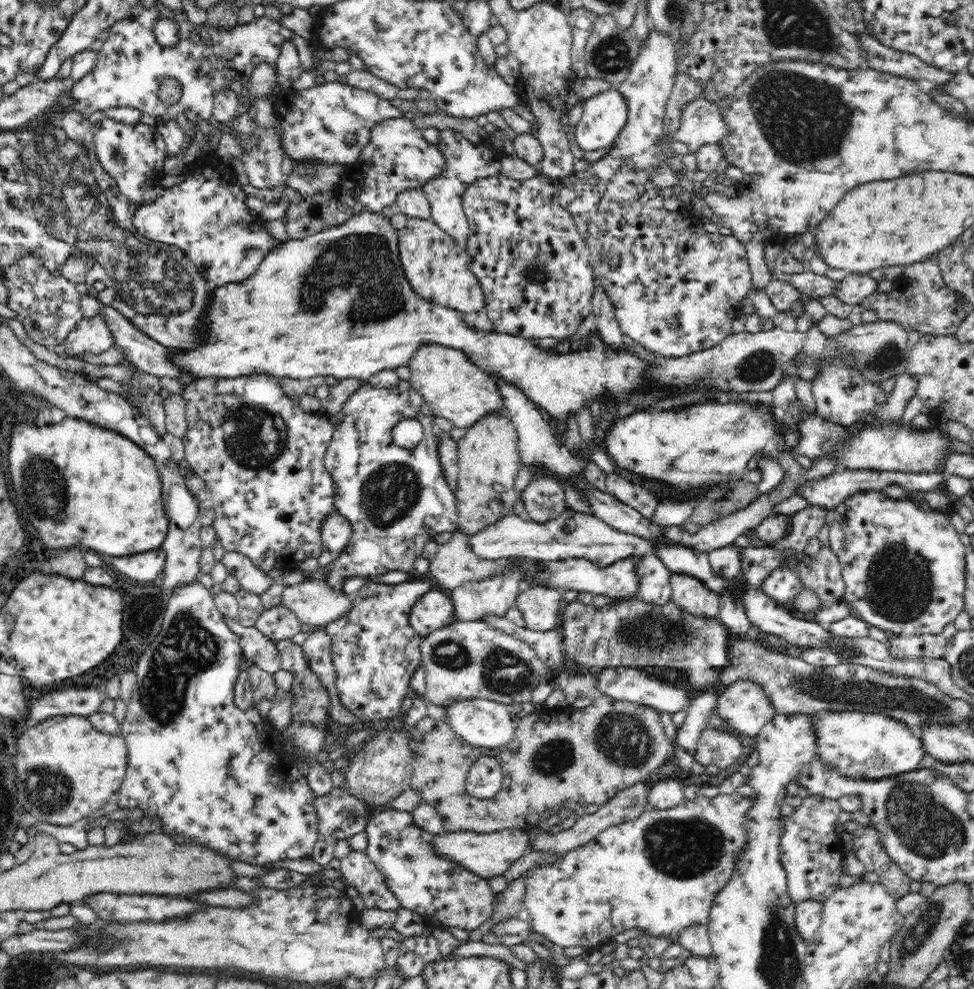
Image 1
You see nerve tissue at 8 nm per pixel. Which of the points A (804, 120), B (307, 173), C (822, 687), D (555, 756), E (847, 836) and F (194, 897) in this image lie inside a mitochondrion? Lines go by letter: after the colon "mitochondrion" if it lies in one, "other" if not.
A: mitochondrion
B: mitochondrion
C: mitochondrion
D: mitochondrion
E: other
F: other

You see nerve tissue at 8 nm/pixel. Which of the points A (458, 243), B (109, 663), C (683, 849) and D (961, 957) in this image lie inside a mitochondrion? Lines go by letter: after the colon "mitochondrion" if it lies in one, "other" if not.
A: other
B: other
C: mitochondrion
D: other

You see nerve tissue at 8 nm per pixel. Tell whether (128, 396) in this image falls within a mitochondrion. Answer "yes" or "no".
no

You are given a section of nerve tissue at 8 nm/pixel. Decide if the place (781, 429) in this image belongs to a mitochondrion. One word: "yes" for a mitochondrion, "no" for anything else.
no

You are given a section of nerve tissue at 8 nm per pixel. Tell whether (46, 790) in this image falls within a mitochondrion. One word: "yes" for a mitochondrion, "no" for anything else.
yes

